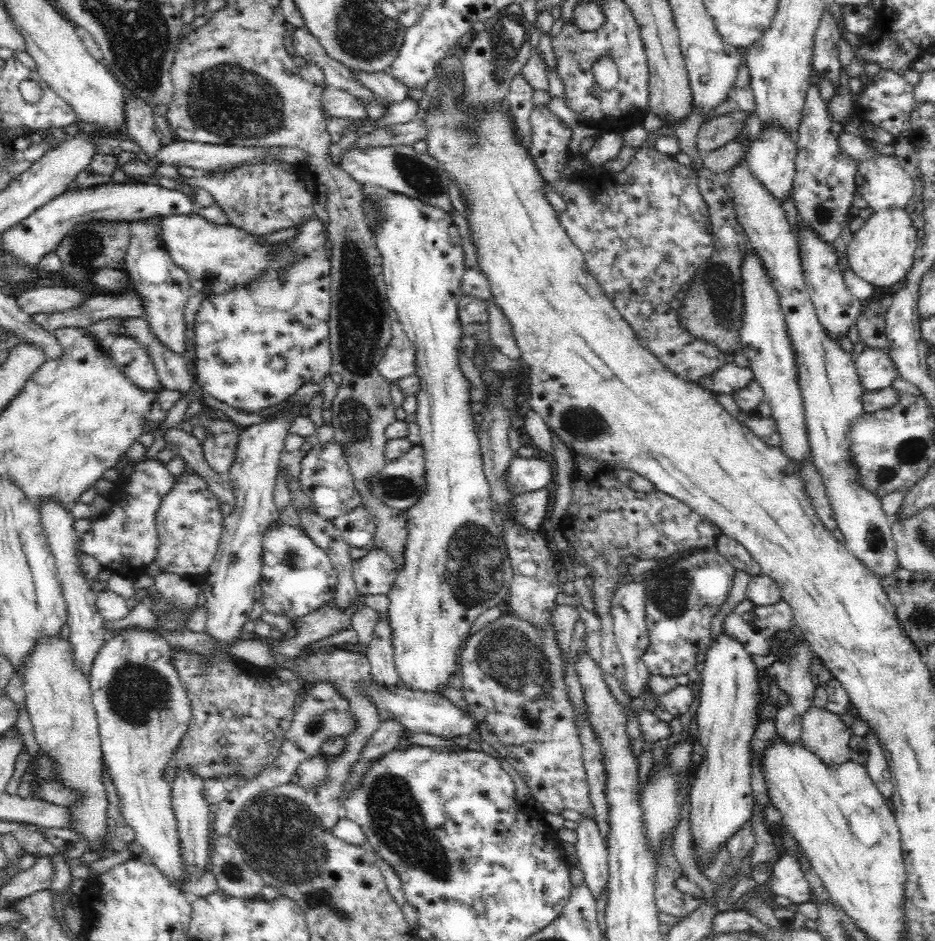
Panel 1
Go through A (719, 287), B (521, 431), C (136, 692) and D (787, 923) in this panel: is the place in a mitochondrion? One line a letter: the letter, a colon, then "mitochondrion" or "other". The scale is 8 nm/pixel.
A: mitochondrion
B: other
C: mitochondrion
D: other

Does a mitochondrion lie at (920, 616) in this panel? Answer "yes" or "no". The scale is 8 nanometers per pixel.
yes

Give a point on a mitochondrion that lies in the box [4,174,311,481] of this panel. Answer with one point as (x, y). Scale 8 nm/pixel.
(87, 249)

